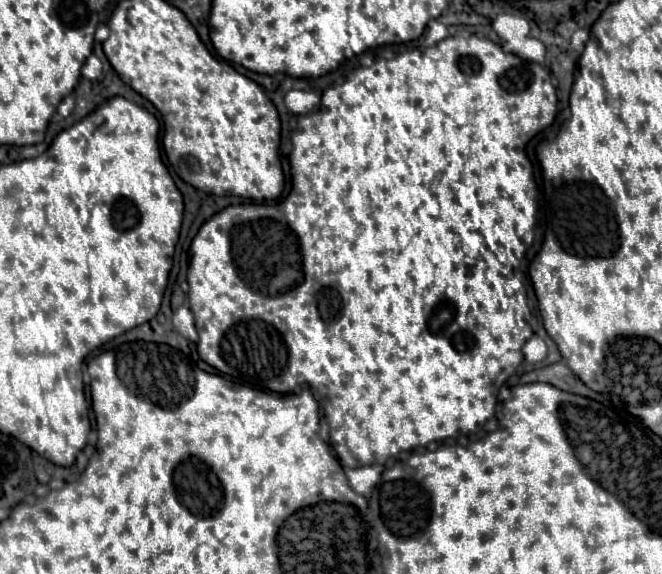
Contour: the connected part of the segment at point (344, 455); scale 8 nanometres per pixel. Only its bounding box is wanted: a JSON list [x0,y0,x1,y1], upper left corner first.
[187,35,558,467]

